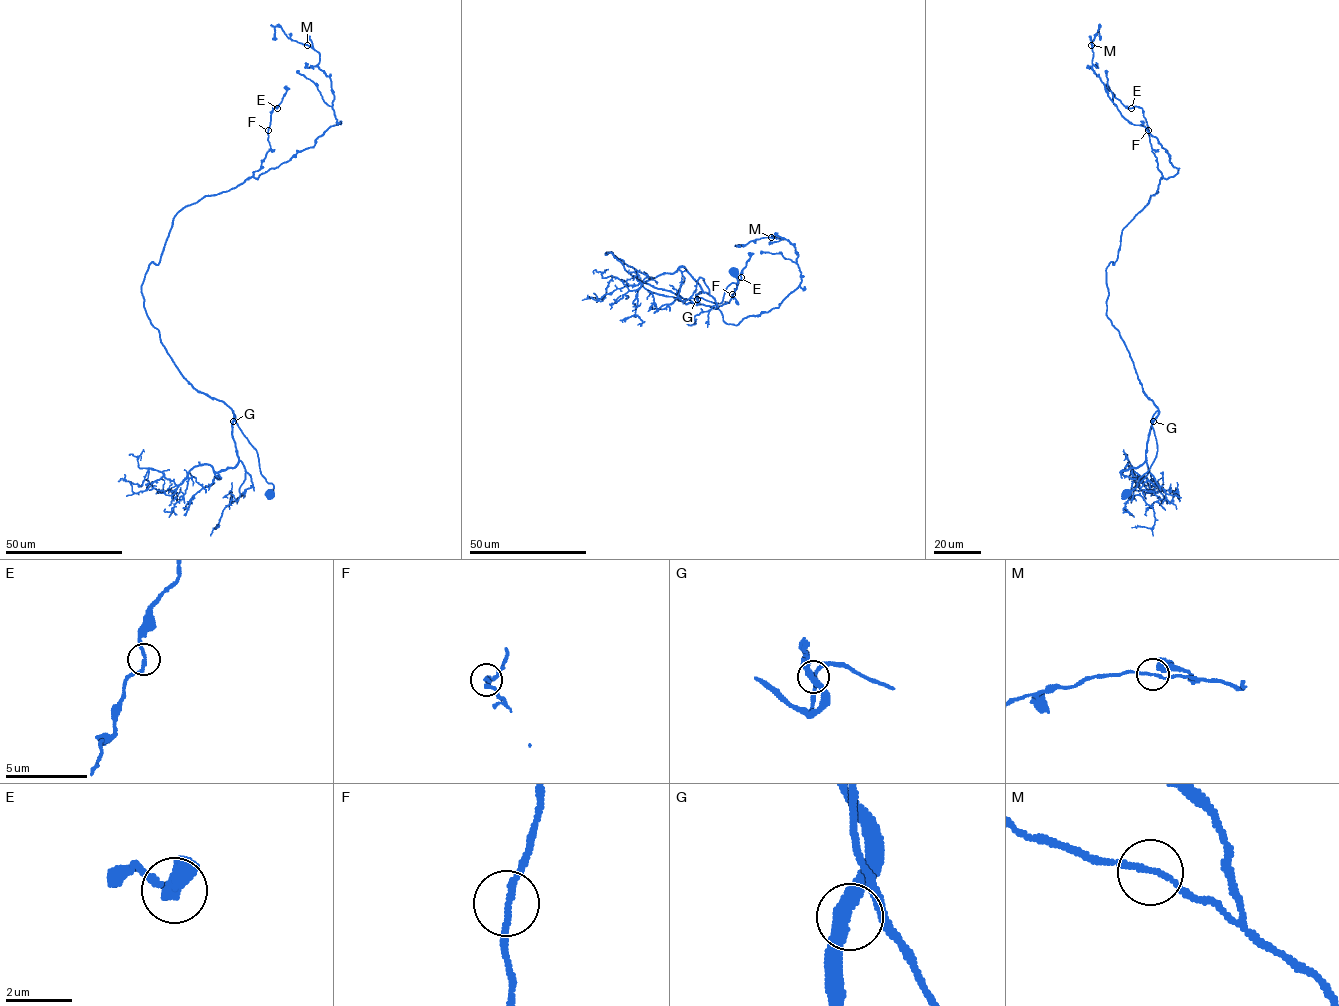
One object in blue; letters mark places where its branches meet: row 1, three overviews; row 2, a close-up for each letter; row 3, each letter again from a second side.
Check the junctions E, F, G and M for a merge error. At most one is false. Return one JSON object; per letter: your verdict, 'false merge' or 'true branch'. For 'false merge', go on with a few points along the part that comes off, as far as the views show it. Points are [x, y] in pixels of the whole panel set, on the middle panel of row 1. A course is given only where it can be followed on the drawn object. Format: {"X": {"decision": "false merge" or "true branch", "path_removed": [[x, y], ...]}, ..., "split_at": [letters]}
{"E": {"decision": "true branch"}, "F": {"decision": "true branch"}, "G": {"decision": "true branch"}, "M": {"decision": "true branch"}, "split_at": []}

